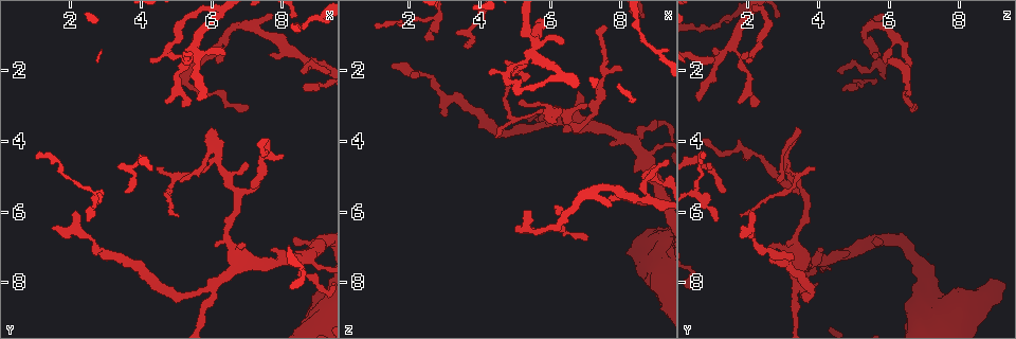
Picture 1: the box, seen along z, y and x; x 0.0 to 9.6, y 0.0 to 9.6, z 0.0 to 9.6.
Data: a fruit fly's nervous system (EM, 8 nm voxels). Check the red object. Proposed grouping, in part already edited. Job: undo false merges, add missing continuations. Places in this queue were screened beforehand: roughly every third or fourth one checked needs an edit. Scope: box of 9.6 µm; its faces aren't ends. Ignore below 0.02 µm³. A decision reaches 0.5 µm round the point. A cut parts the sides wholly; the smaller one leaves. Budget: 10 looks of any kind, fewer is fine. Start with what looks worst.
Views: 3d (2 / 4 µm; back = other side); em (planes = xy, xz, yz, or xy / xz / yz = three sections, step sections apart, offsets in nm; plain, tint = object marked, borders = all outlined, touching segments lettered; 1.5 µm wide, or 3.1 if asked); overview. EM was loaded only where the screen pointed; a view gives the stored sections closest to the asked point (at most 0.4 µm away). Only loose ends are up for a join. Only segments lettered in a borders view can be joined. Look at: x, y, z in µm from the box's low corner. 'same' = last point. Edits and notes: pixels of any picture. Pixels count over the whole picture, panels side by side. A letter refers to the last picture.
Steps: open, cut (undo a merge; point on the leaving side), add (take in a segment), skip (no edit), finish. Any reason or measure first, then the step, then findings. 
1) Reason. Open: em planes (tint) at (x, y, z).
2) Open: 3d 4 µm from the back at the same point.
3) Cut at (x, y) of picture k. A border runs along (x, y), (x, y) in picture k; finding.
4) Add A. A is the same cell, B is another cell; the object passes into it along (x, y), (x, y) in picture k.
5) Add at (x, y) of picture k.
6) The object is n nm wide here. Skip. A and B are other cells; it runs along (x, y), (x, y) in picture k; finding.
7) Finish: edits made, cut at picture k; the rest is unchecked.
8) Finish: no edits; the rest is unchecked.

A fork. Open: 3d 4 µm at (5.95, 8.10, 3.45).

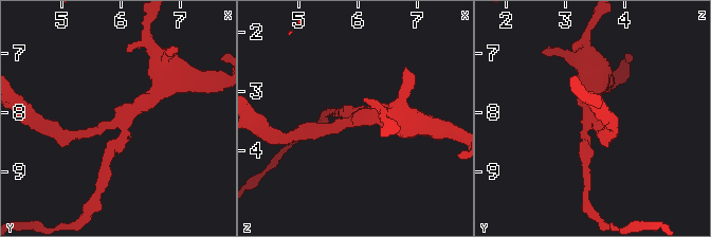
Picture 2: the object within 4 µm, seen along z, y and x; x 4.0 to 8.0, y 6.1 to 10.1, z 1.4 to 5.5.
3 arms meet here; the arms are 190, 200, 340 nm wide. Open: em xy step 8 (tint) at (6.00, 8.15, 3.45).

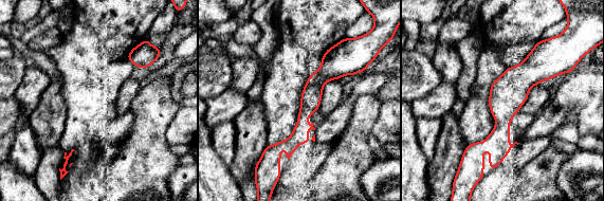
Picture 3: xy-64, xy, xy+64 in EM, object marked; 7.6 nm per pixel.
Open: em planes (borders) at the same point.

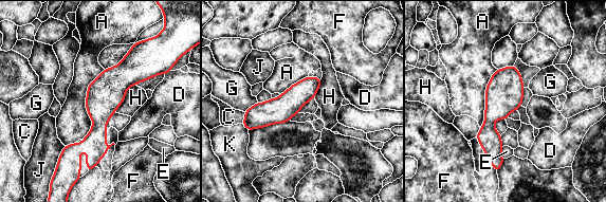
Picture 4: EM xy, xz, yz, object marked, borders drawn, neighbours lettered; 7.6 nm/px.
The object is 190 nm wide here. Skip. A, C, D, E, F, G, H, J and K are other cells; a border runs along (104, 69), (81, 139) in picture 4; all the same neuron.

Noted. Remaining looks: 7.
Branch stops here. Open: 3d 4 µm from the back at (1.00, 4.55, 0.70).

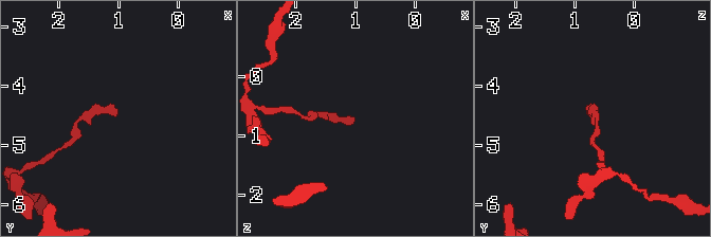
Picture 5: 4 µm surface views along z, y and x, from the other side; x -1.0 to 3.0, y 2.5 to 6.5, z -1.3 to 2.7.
Need the tissue. Open: em yz step 8 (borders) at (1.00, 4.50, 0.75).

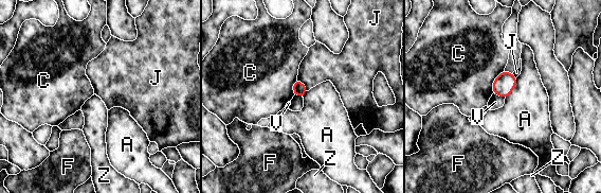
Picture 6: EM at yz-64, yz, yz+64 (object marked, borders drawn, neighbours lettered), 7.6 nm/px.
Skip. A, C, F, J, V and Z are other cells; none of them fits.

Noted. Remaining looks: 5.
An open end. Open: em xz step 8 (borders) at (5.10, 6.15, 1.85).

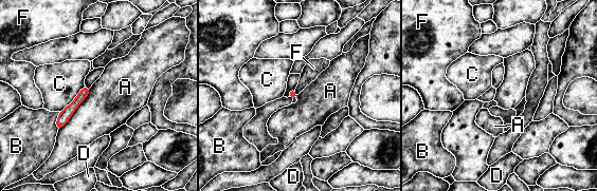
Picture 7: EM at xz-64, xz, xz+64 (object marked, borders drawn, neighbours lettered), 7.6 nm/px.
Open: em planes (borders) at the same point.

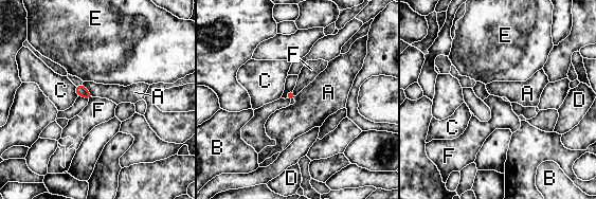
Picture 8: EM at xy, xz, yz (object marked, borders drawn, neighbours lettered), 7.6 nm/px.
The object is 70 nm wide here. Skip. A, B, C, D, E and F are other cells; a border runs along (293, 90), (295, 95) in picture 8; no lettered segment goes on from it.

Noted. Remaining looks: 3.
Abrupt turn. Open: em xy step 8 (borders) at (5.30, 2.20, 6.45).

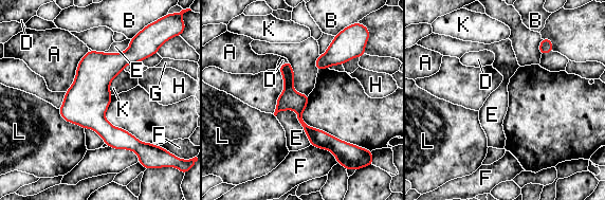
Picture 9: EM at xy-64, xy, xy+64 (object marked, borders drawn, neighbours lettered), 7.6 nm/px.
The object is 140 nm wide here. Skip. A, B, D, E, F, G, H, K and L are other cells; a border runs along (89, 51), (66, 91) in picture 9; all the same neuron.

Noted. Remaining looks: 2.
Finish: no edits; the rest is unchecked.

